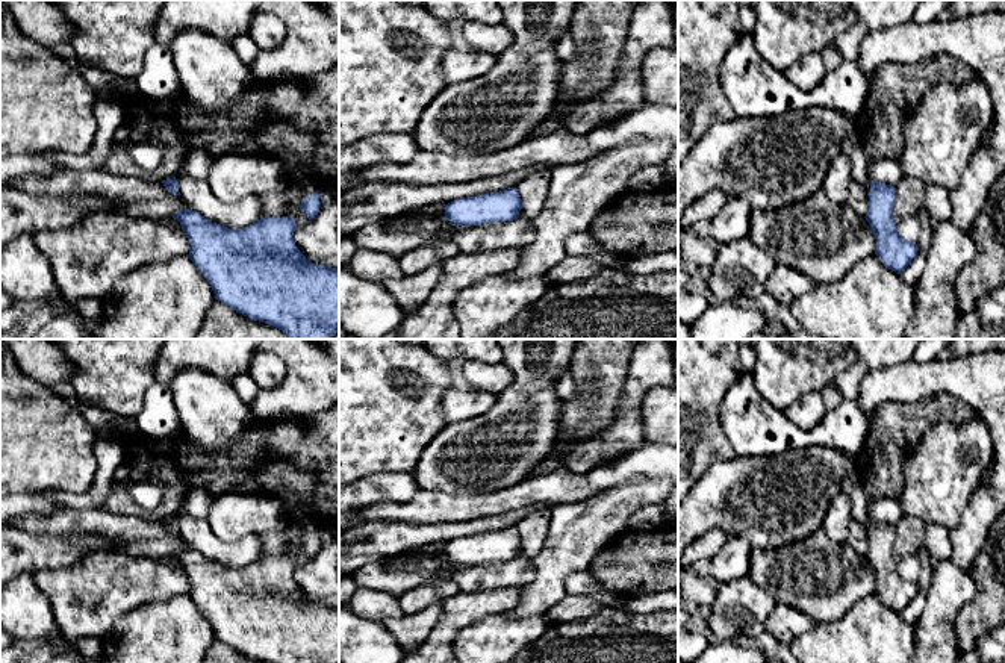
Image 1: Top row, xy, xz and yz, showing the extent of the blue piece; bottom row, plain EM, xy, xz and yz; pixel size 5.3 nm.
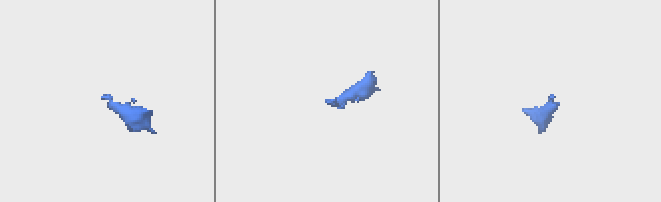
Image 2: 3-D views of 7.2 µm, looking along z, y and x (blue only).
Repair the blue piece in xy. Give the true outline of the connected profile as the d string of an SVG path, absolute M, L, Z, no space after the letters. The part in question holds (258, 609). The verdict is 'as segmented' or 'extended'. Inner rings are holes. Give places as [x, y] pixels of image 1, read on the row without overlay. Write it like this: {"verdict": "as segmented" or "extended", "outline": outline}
{"verdict": "as segmented", "outline": "M192 548L173 554L191 589L188 596L209 621L215 637L265 663L339 663L339 607L309 601L294 581L292 556L260 557L242 568L227 568Z"}

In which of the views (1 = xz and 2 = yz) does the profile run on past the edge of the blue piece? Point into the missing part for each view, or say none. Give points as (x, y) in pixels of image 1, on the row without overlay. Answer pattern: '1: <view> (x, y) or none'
1: none
2: none

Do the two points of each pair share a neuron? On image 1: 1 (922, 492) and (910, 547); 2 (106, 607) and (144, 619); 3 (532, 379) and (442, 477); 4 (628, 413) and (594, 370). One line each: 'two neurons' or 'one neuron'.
1: two neurons
2: two neurons
3: one neuron
4: two neurons

